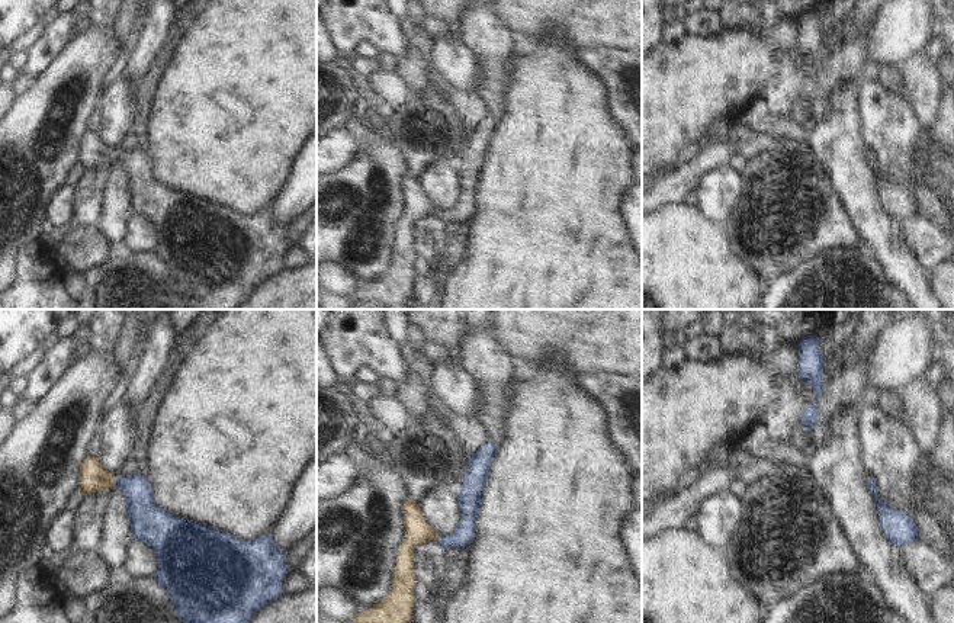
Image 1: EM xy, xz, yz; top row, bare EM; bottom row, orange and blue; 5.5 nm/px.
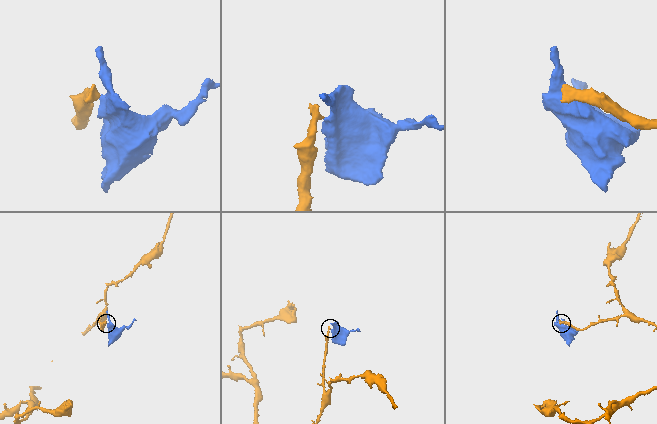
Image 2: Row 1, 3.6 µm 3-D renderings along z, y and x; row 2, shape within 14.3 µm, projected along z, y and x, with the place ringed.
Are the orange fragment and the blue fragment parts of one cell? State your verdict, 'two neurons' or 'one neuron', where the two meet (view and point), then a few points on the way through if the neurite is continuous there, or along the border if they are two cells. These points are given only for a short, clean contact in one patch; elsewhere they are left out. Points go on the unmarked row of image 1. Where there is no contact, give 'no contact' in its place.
one neuron | xy (115, 154) | across xy (93, 151), (115, 154), (140, 177), (144, 189)

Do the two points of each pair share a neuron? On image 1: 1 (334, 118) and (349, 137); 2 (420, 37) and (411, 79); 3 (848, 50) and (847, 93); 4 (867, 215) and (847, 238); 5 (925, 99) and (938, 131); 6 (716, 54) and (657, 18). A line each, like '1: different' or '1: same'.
1: different
2: same
3: different
4: different
5: different
6: different

